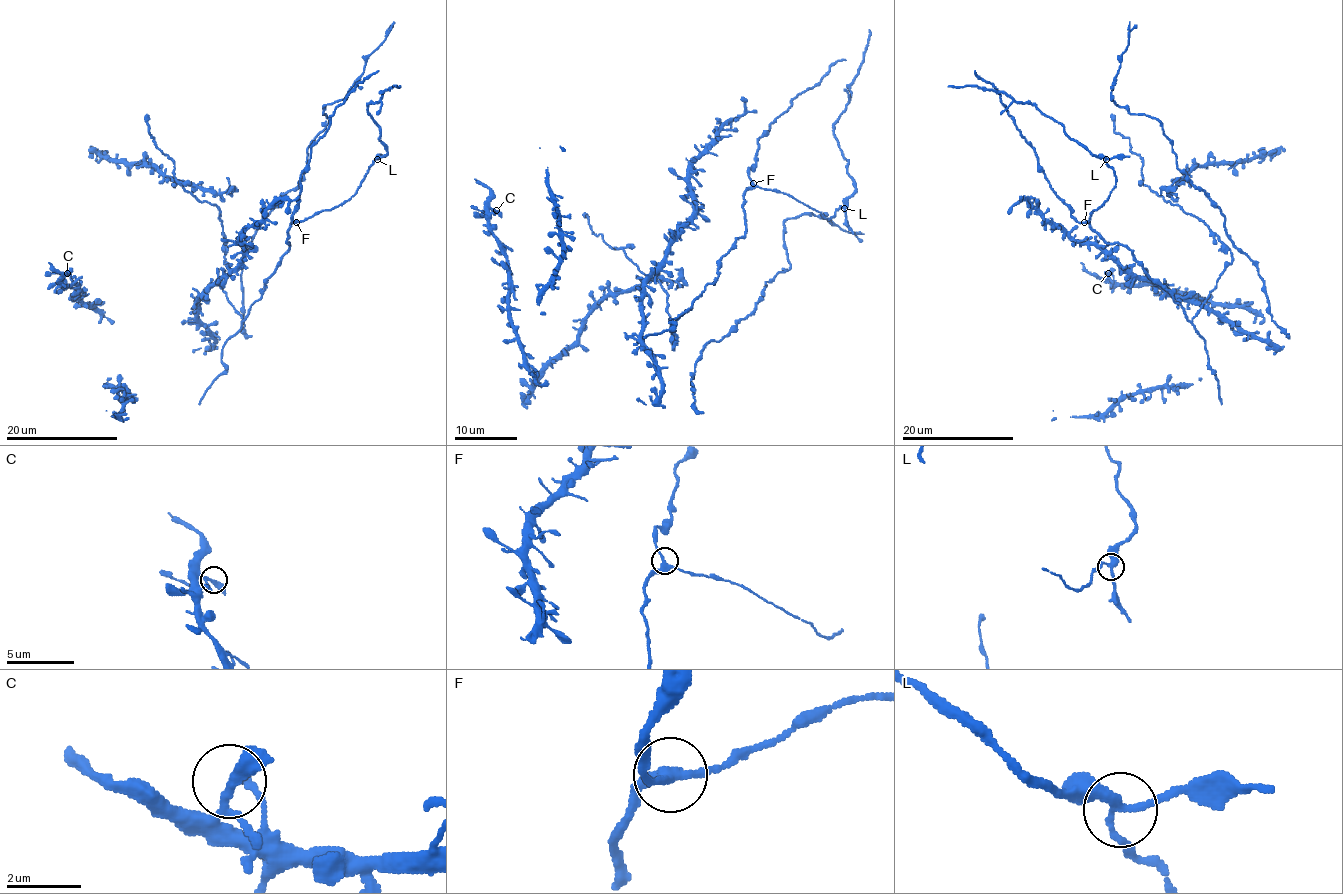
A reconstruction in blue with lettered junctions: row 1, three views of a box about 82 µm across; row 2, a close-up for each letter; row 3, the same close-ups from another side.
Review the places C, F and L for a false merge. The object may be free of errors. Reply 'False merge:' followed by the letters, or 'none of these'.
False merge: L

